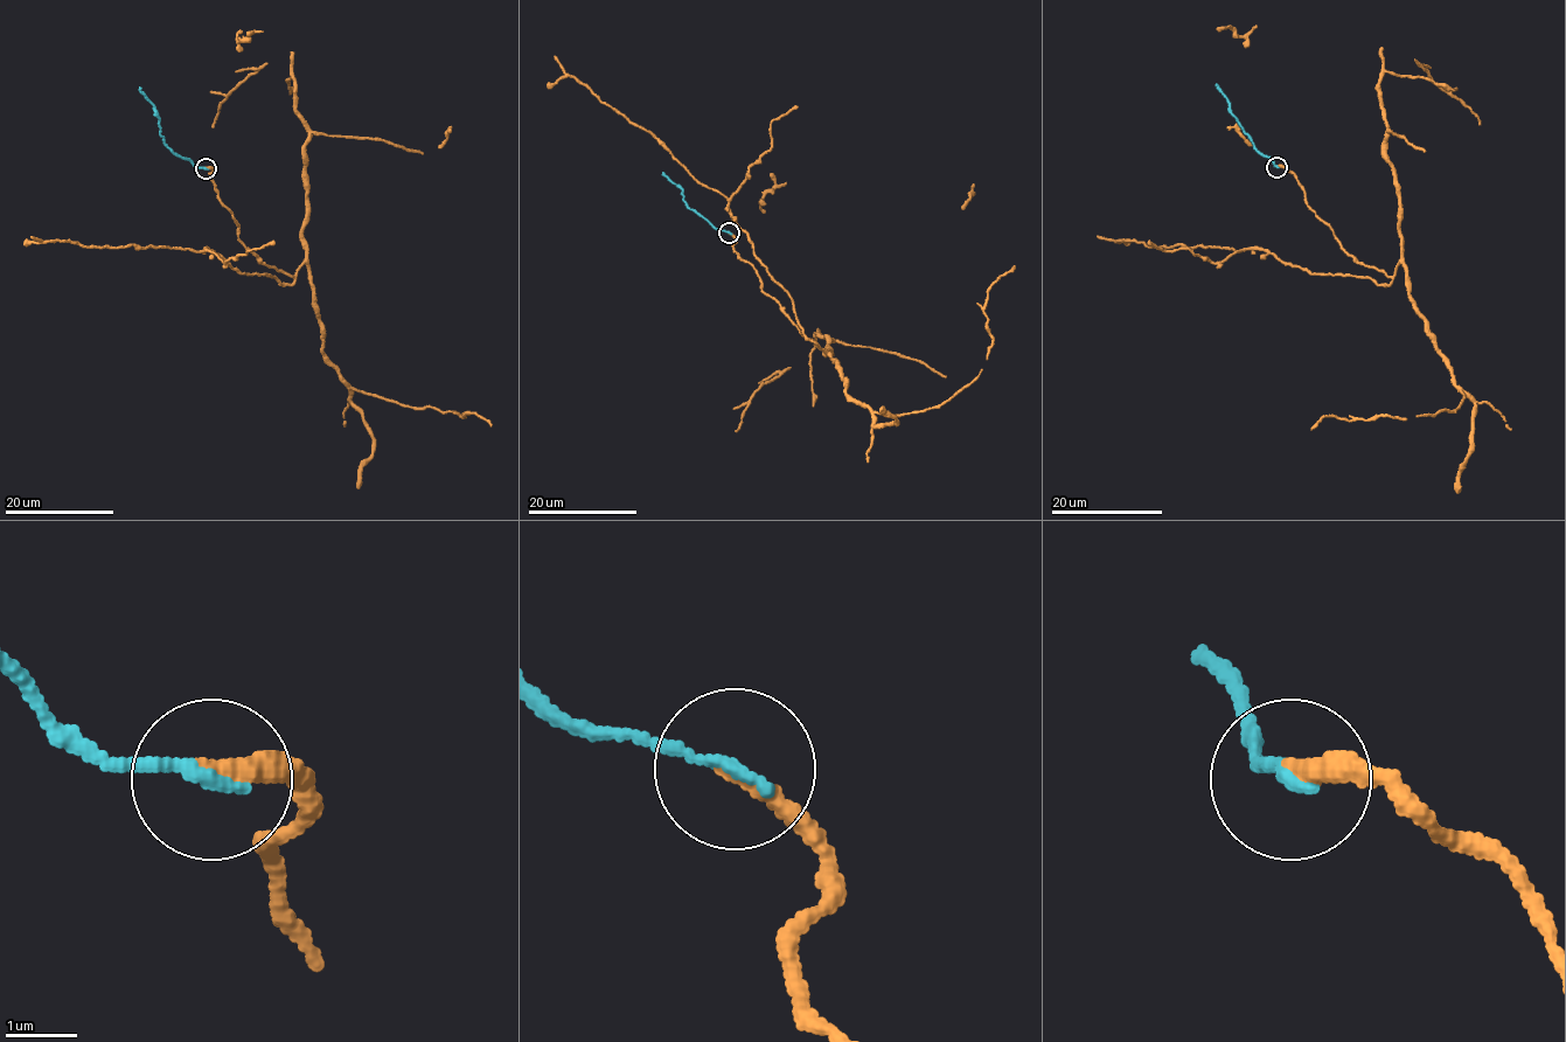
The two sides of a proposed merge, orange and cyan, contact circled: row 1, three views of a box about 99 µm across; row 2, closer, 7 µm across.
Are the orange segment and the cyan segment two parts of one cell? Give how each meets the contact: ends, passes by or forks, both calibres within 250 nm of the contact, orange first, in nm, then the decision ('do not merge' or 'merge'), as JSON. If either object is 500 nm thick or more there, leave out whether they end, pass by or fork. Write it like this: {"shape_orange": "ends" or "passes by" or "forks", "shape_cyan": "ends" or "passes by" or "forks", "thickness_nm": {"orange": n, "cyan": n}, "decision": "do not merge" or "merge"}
{"shape_orange": "ends", "shape_cyan": "ends", "thickness_nm": {"orange": 300, "cyan": 200}, "decision": "merge"}

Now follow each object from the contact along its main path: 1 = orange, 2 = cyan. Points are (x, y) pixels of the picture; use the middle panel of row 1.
1: (728, 233), (844, 391), (884, 415), (940, 405), (980, 374), (989, 287), (1015, 265)
2: (728, 231), (716, 229), (690, 208), (680, 187), (663, 172)

